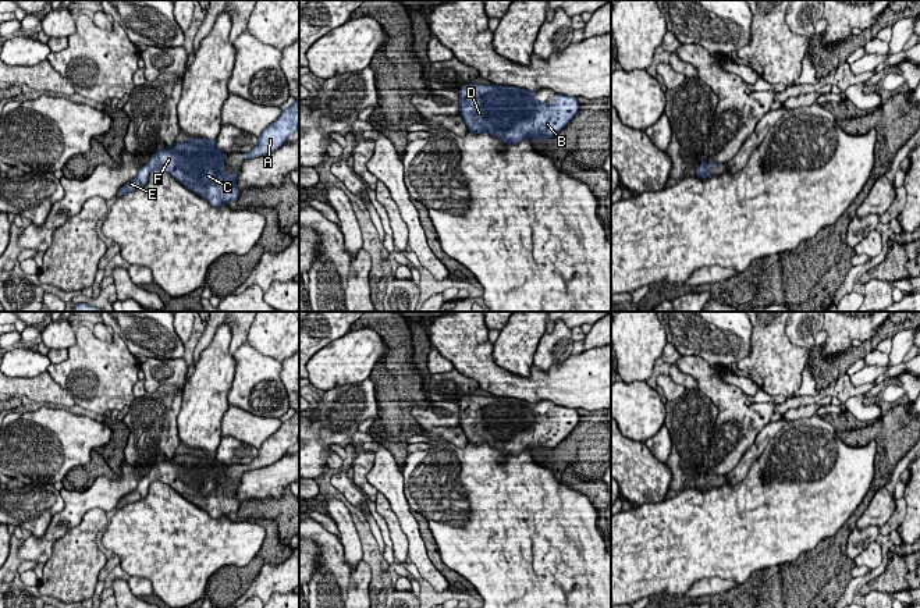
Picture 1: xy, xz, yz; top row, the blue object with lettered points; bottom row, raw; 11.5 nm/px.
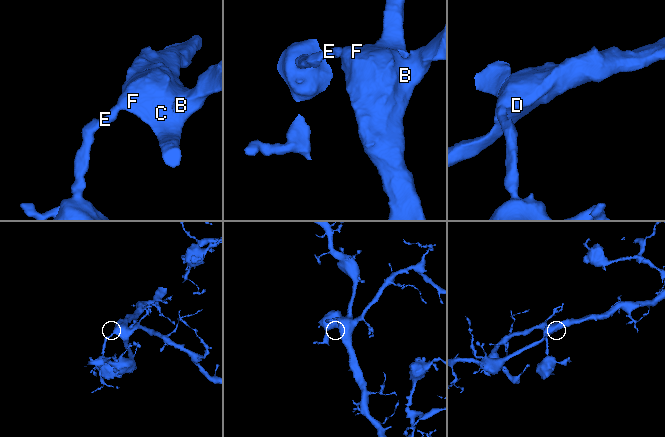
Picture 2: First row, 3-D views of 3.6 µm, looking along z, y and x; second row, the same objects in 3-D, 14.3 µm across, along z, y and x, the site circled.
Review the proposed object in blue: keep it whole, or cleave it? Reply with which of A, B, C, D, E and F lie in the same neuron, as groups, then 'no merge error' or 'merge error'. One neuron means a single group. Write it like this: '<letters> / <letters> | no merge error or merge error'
A B C D E F | no merge error

